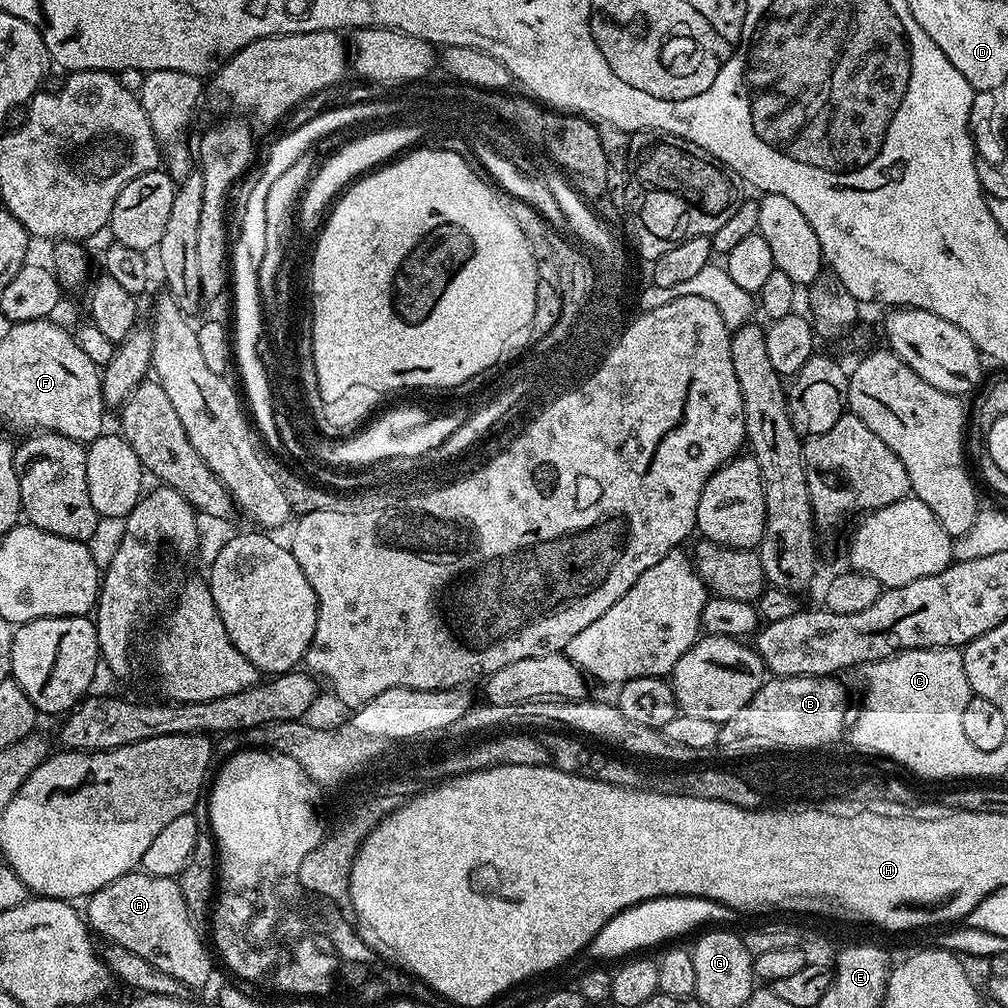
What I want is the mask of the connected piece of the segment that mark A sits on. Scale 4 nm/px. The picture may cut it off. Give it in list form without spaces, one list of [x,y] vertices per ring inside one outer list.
[[[133,870],[127,872],[122,878],[102,886],[102,890],[87,897],[87,904],[86,920],[97,937],[104,936],[100,938],[118,946],[126,946],[126,950],[134,950],[134,954],[146,958],[150,966],[158,966],[158,970],[178,978],[178,982],[182,982],[189,989],[200,988],[211,978],[213,957],[210,955],[209,945],[205,941],[205,945],[200,941],[201,929],[196,928],[194,922],[191,921],[183,901],[182,890],[179,889],[173,877],[151,876],[143,870]]]

